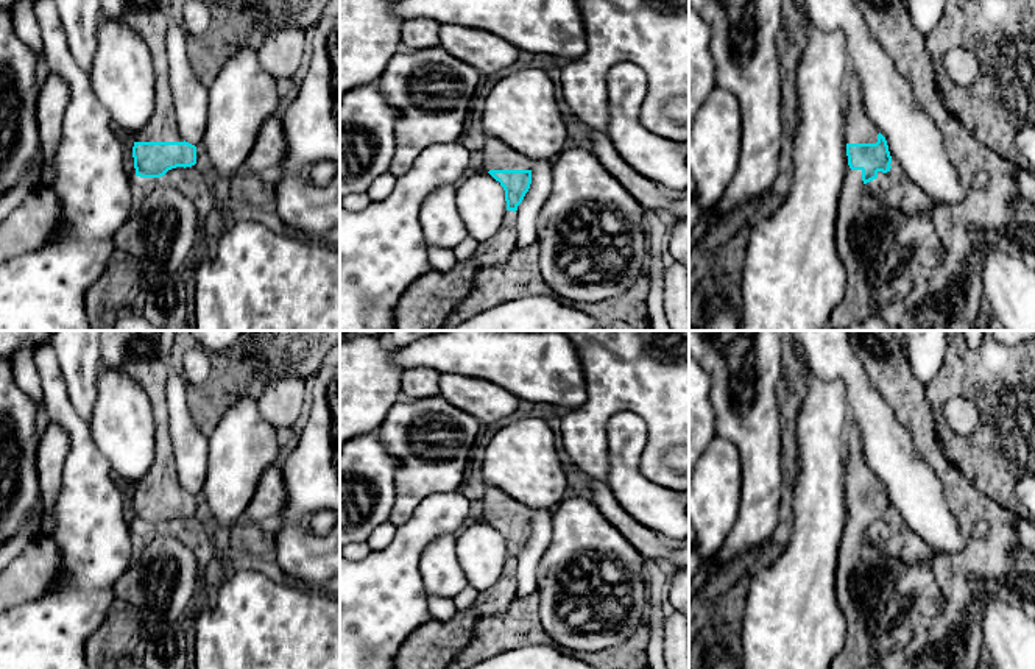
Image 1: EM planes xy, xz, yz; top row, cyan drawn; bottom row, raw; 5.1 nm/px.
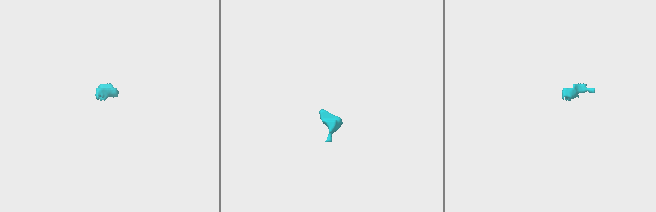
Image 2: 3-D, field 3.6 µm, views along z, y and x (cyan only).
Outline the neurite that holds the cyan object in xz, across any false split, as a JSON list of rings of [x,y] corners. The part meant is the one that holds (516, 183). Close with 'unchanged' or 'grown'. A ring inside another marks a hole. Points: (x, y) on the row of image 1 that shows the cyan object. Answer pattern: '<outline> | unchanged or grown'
[[[480,137],[479,145],[483,150],[483,170],[505,190],[502,226],[491,239],[479,243],[469,267],[457,262],[447,271],[432,268],[418,278],[397,301],[394,331],[440,331],[471,290],[474,270],[499,267],[518,248],[516,211],[530,189],[535,161],[494,137]]] | grown

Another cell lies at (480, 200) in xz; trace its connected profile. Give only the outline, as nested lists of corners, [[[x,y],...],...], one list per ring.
[[[469,172],[458,184],[455,204],[468,235],[482,243],[502,226],[507,212],[505,190],[488,172]]]

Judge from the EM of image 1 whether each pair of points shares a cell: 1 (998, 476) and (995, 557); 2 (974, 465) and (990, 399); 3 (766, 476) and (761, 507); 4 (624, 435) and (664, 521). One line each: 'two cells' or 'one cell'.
1: two cells
2: one cell
3: one cell
4: one cell

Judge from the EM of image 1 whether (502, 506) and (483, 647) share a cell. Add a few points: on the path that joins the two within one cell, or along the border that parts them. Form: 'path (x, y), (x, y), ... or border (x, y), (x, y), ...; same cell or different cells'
border (516, 596), (501, 613), (477, 616), (465, 646); different cells

